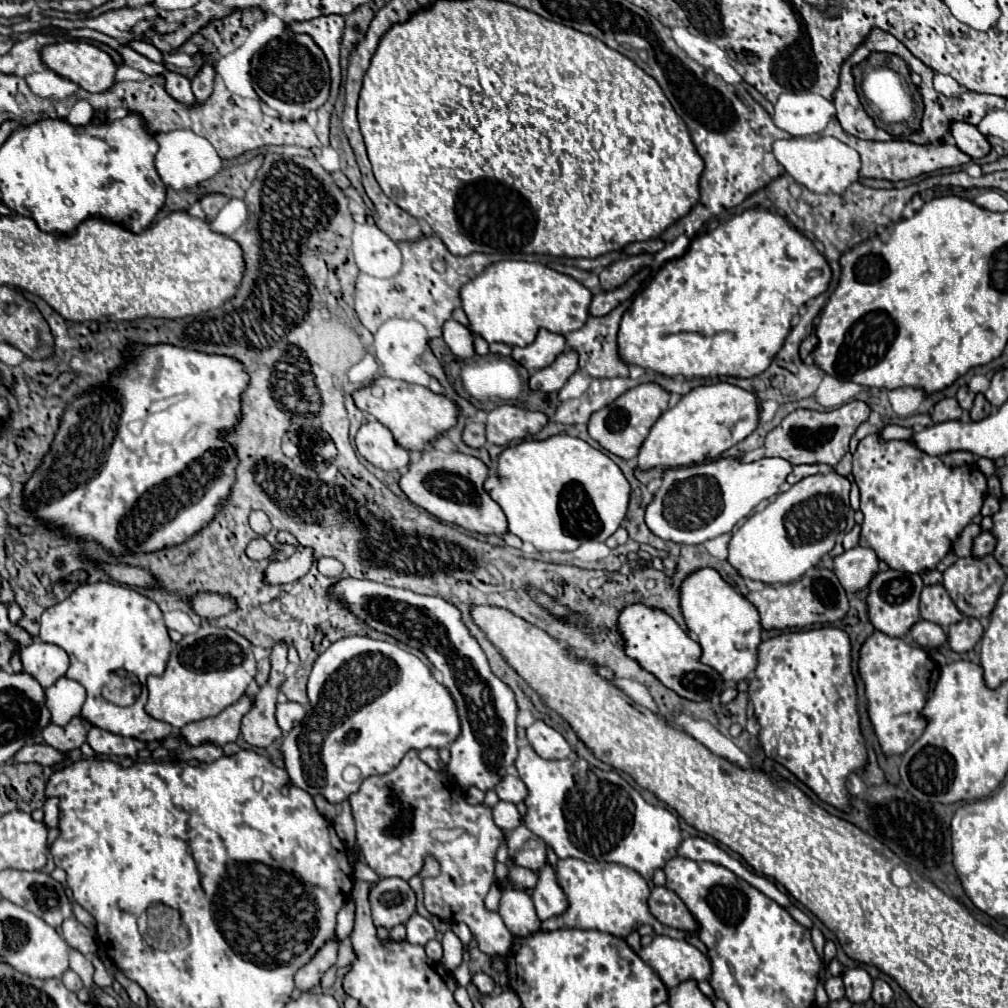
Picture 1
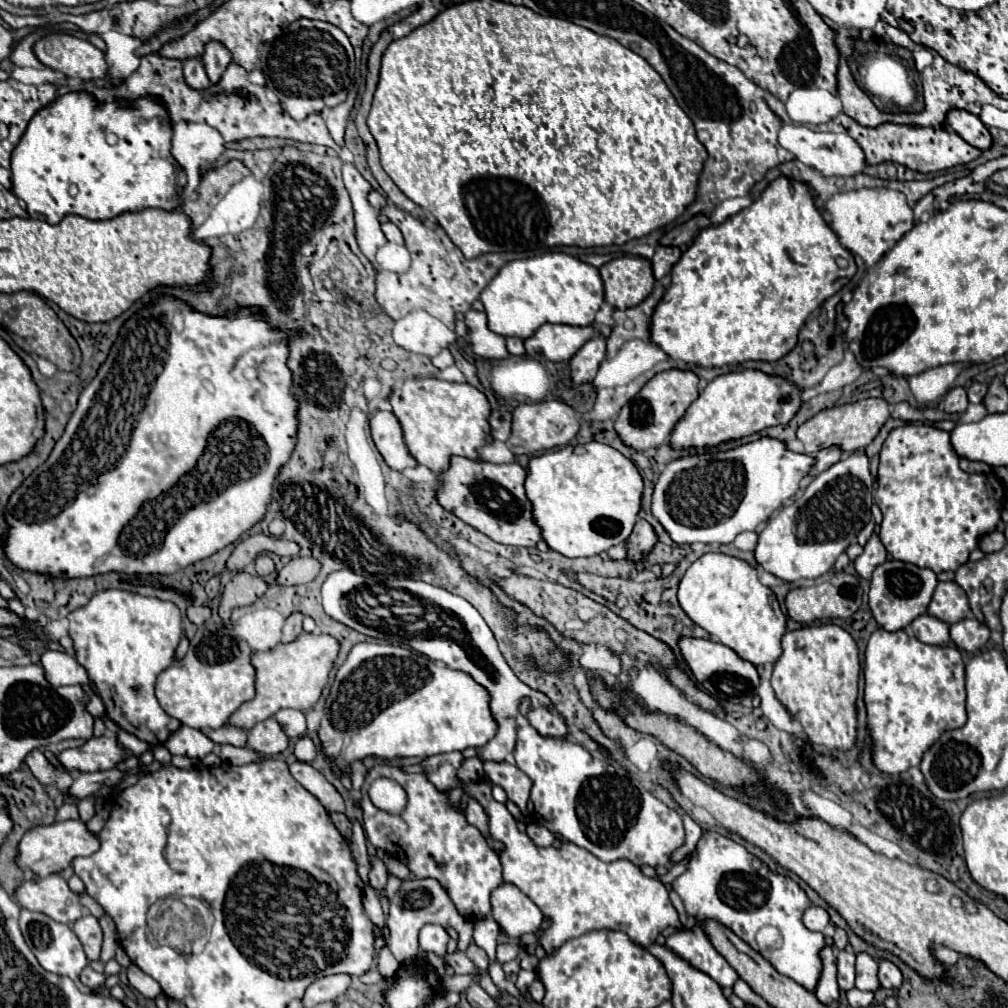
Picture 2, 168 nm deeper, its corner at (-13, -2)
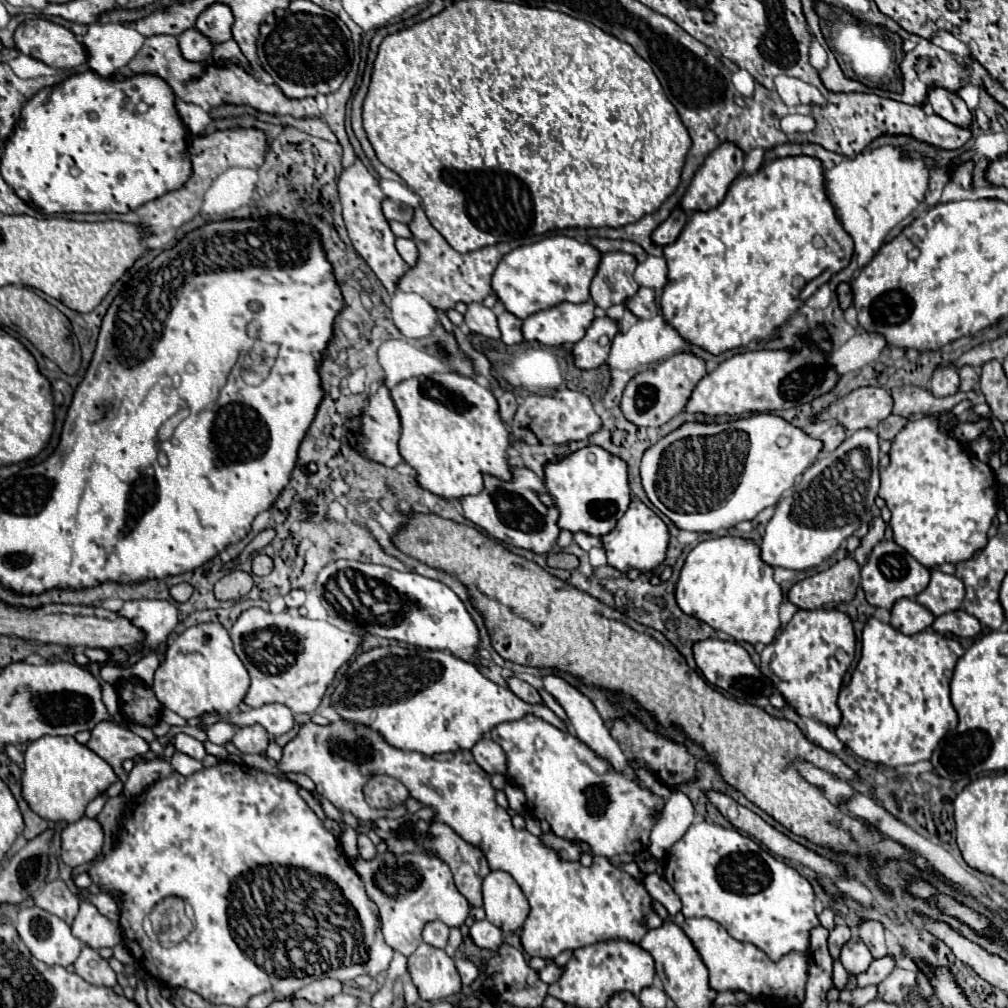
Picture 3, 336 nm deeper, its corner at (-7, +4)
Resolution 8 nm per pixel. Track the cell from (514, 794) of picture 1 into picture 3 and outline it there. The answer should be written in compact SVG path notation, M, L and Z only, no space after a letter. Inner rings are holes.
M482 738L472 748L472 754L474 754L474 760L478 762L478 766L484 772L506 776L506 754L504 754L504 750L494 740Z

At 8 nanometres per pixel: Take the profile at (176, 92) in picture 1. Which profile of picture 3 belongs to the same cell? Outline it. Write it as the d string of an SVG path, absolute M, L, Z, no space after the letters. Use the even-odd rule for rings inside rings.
M186 30L178 36L180 54L188 62L204 62L212 54L212 44L206 36L198 34L198 30Z

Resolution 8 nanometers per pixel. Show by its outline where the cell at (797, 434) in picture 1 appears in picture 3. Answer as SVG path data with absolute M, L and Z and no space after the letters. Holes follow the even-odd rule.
M858 388L844 398L838 398L826 410L816 414L816 422L836 420L848 432L862 428L874 430L892 412L890 392L884 388Z

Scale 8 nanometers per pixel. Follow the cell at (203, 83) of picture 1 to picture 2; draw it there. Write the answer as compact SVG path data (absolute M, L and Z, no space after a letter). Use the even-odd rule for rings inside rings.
M212 40L206 44L204 48L204 56L202 56L204 68L212 80L212 84L216 84L222 76L222 72L226 70L226 66L232 62L232 56L228 52L228 48L224 48L224 44Z

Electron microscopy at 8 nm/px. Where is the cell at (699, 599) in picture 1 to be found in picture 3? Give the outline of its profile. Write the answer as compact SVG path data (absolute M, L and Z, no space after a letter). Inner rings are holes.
M724 536L700 542L682 566L676 602L684 614L700 618L736 642L766 646L780 628L778 608L782 604L782 590L772 578L772 568L760 560L760 548L742 538Z

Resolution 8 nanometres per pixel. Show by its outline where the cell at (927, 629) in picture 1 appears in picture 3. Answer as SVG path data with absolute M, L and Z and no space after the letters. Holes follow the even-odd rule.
M900 600L892 610L892 626L902 630L904 634L918 634L928 630L934 624L936 616L930 614L922 604L914 600Z

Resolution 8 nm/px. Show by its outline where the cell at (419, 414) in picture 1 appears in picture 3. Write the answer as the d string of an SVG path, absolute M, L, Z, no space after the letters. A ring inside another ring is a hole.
M428 374L418 378L408 378L396 384L392 390L392 400L400 414L402 436L400 436L400 454L402 458L418 472L418 484L442 498L460 498L466 494L478 494L482 490L482 474L494 474L502 480L510 480L508 464L508 446L510 436L506 426L498 416L498 404L492 392L480 386L476 380L460 374Z

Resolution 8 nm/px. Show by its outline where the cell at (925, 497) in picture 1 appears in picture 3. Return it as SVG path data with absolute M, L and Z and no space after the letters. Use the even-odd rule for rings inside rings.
M924 416L920 420L914 420L914 422L908 422L894 438L892 438L892 448L890 448L890 464L880 472L880 490L878 490L878 496L886 502L886 506L890 508L892 512L892 518L890 518L890 528L894 532L894 542L898 546L902 546L908 554L912 554L922 566L926 568L934 568L934 566L940 566L944 562L950 562L950 564L956 564L956 562L962 562L966 558L972 558L976 552L980 552L986 542L988 542L988 528L992 526L992 520L996 516L996 478L994 478L994 472L992 468L986 464L986 462L980 462L974 454L968 454L966 448L962 448L962 444L954 438L950 438L946 434L946 428L942 426L942 422L936 418L936 416Z

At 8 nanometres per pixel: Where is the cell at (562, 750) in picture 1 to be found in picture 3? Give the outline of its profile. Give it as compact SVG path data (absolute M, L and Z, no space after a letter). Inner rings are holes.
M510 678L510 680L508 680L508 688L510 688L520 700L524 700L524 702L528 702L528 704L542 704L542 698L540 698L540 694L536 692L536 688L532 688L530 684L526 684L526 682L518 680L518 678Z

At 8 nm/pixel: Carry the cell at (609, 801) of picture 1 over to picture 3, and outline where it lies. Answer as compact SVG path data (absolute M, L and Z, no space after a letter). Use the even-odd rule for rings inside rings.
M528 714L514 722L502 722L492 730L492 740L508 756L508 778L526 794L526 810L536 820L546 820L552 832L566 840L580 840L592 848L594 856L614 858L618 854L638 854L650 846L650 832L658 822L658 812L664 800L640 786L632 776L626 776L610 766L604 758L594 754L578 736L562 732L542 718Z

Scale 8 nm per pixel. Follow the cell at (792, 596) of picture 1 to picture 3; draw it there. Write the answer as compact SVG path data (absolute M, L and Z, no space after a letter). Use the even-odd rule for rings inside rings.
M846 556L828 570L796 582L788 592L788 600L802 610L830 608L840 604L842 600L850 602L856 594L858 584L860 566L852 556Z

